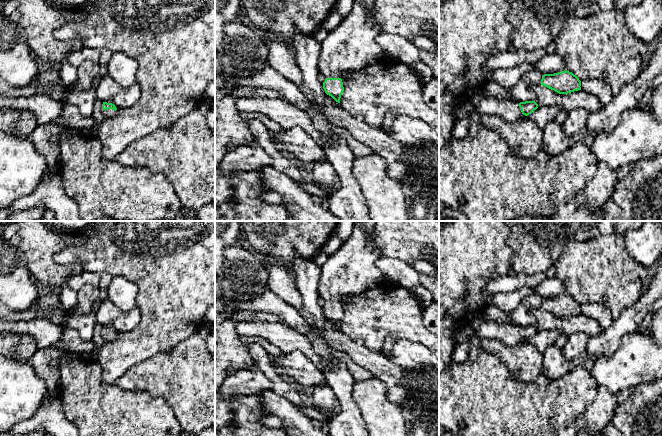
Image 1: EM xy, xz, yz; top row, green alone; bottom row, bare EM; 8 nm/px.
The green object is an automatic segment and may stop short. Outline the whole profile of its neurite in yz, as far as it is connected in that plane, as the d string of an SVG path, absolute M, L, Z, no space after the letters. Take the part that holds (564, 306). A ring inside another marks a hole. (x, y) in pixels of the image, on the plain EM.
M566 294L554 298L542 299L540 308L559 318L568 318L581 314L581 305L579 302Z

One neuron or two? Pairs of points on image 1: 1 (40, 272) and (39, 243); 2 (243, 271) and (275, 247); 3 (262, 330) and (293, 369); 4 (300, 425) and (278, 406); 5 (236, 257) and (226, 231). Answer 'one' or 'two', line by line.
1: one
2: two
3: two
4: one
5: two

